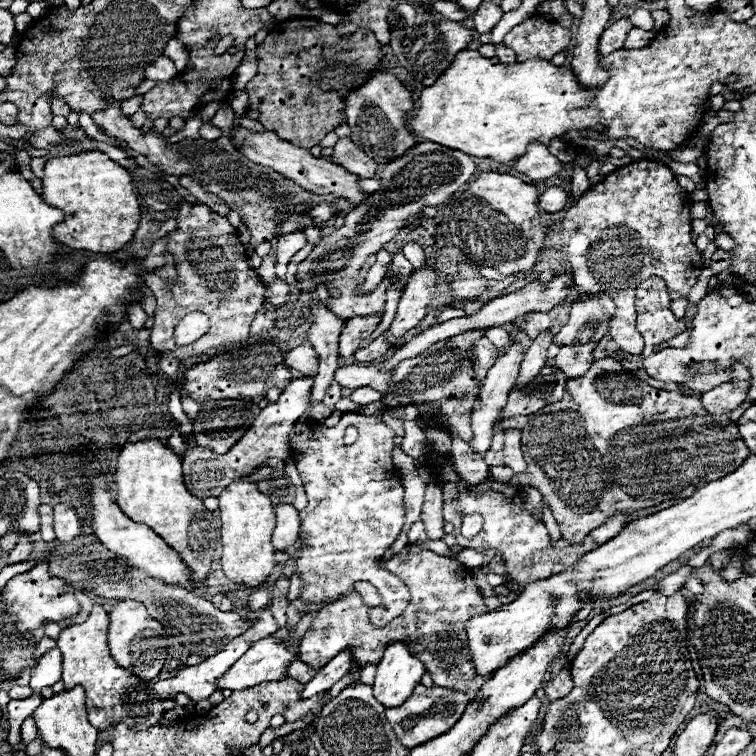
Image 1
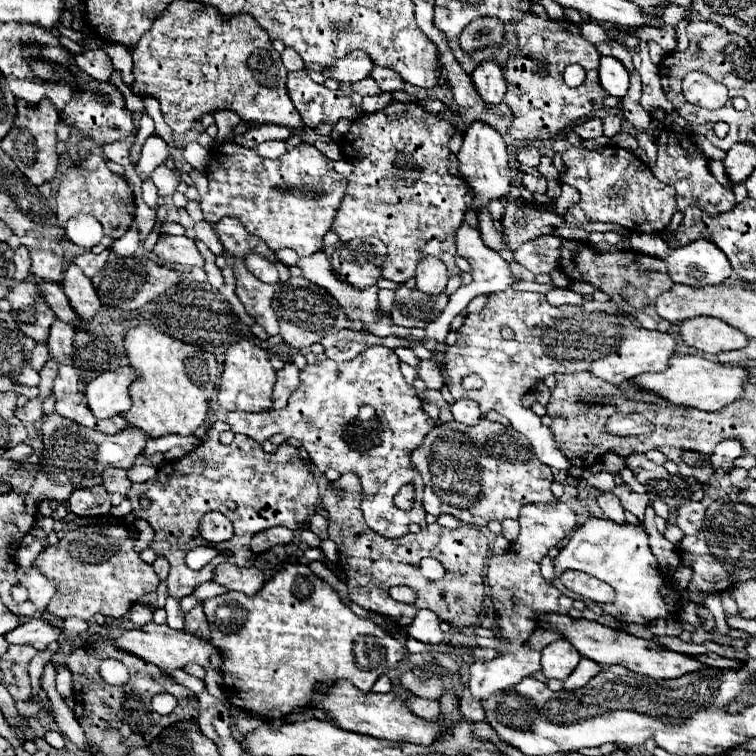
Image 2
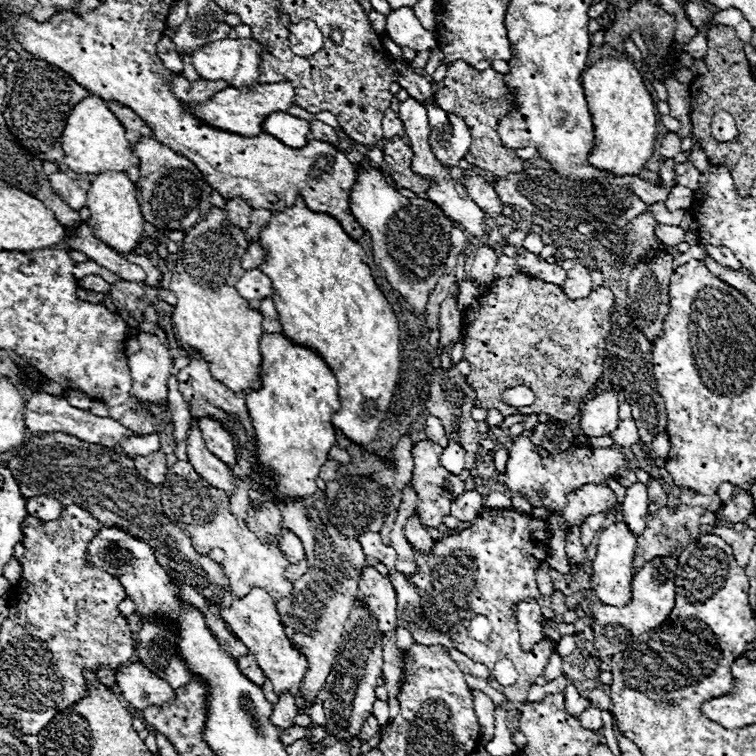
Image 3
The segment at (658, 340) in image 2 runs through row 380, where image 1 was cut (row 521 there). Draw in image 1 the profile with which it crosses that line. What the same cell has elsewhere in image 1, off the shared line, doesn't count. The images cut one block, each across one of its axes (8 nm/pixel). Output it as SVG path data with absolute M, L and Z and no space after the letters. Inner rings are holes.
M432 454L428 468L440 480L440 486L444 490L444 522L454 524L454 536L456 536L458 544L466 546L466 548L474 548L478 552L486 552L488 548L494 548L498 554L504 556L504 566L506 566L504 574L514 578L520 586L526 586L530 582L548 578L554 564L570 566L572 562L578 562L580 556L584 556L592 548L598 548L600 544L608 542L612 536L616 536L626 526L624 524L624 516L618 514L618 516L608 518L600 528L592 530L580 544L570 544L570 542L564 542L564 540L556 540L554 542L548 536L546 526L542 522L536 522L534 516L526 508L522 508L524 502L520 498L520 490L518 488L512 488L510 484L494 482L490 478L486 478L484 482L480 482L476 486L466 484L452 470L448 460L444 456L438 456L438 454ZM472 512L478 512L478 514L484 516L484 526L474 538L464 538L460 534L462 516L464 514L472 514Z

